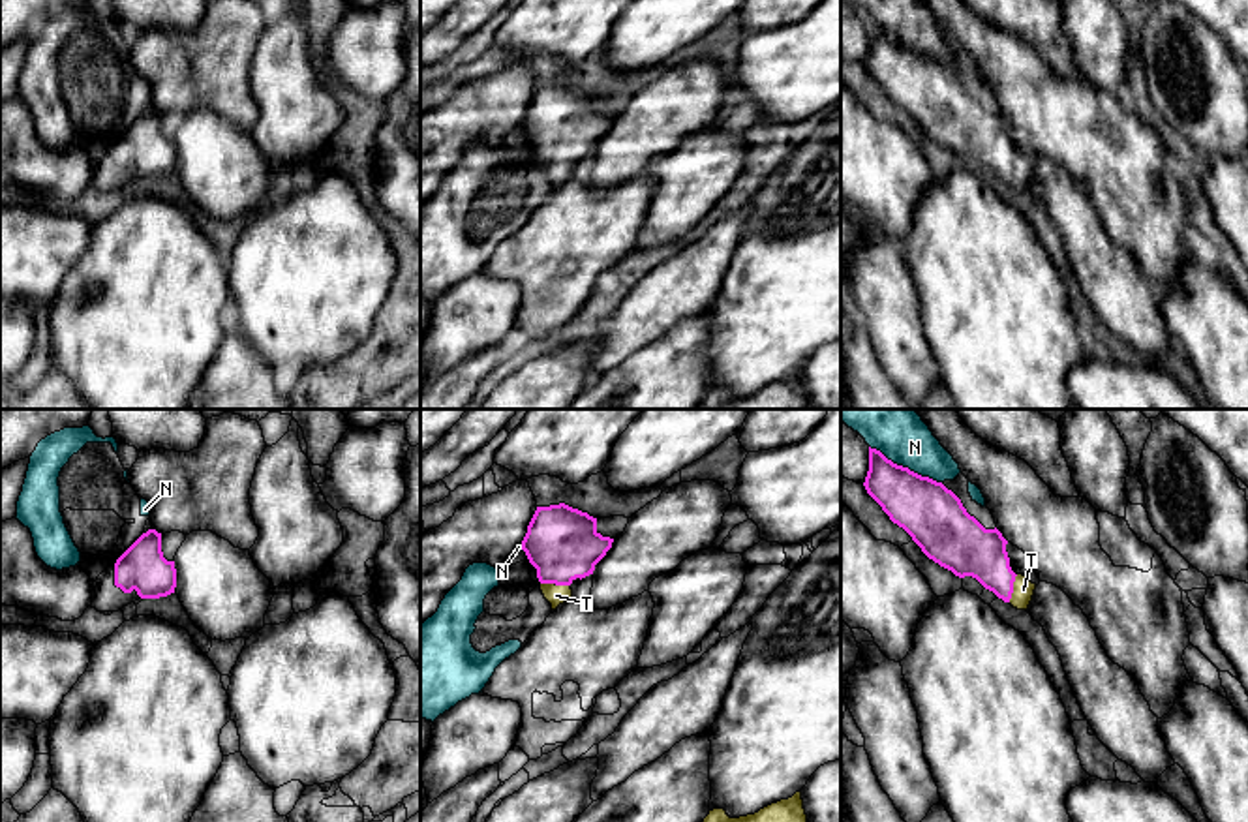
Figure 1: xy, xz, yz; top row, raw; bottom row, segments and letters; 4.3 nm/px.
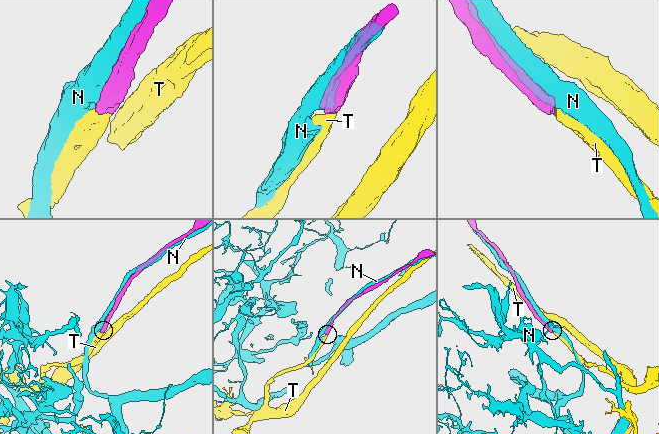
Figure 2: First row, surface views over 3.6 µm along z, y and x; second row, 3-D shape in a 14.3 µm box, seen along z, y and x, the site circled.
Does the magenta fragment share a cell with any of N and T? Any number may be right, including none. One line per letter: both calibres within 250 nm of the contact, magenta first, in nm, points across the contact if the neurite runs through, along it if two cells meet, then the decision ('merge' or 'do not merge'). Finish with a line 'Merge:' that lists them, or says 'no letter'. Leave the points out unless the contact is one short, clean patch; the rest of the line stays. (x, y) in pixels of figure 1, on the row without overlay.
N: calibres 260 and 200 nm; do not merge
T: calibres 320 and 90 nm; way xz (562, 122), (556, 164), (556, 175); merge
Merge: T

